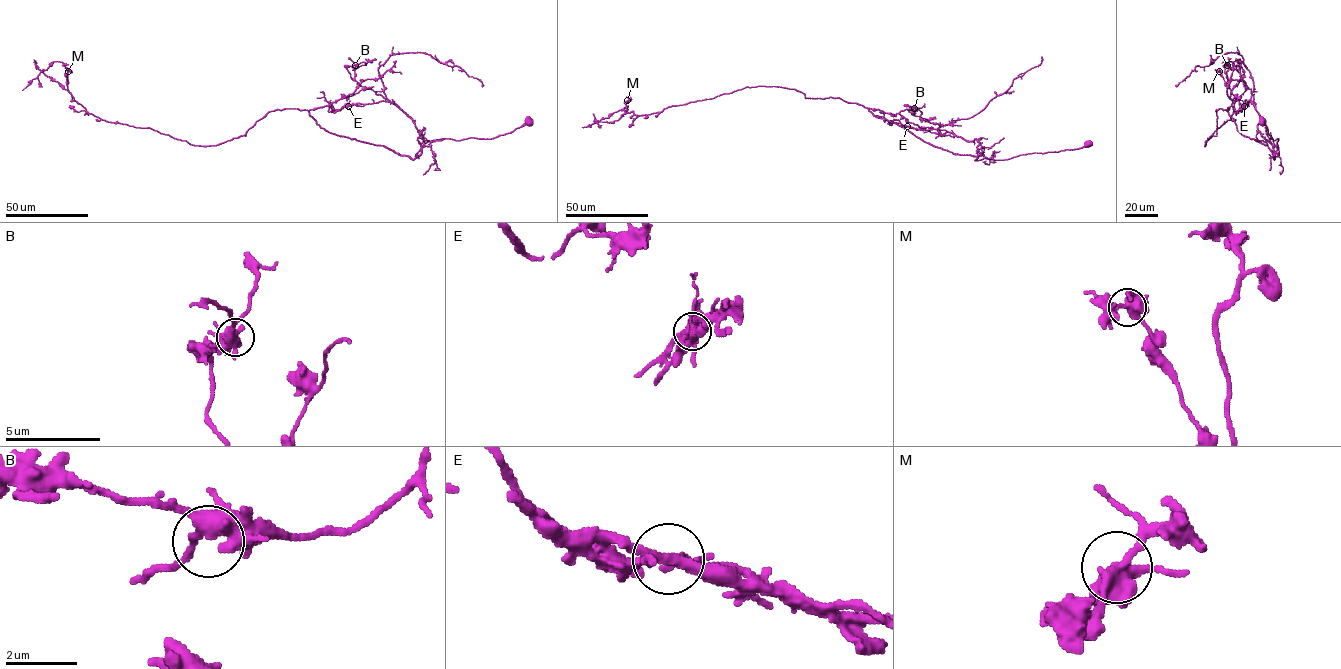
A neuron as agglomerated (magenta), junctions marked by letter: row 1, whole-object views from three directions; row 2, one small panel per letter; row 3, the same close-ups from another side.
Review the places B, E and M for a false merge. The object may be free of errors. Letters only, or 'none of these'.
E

